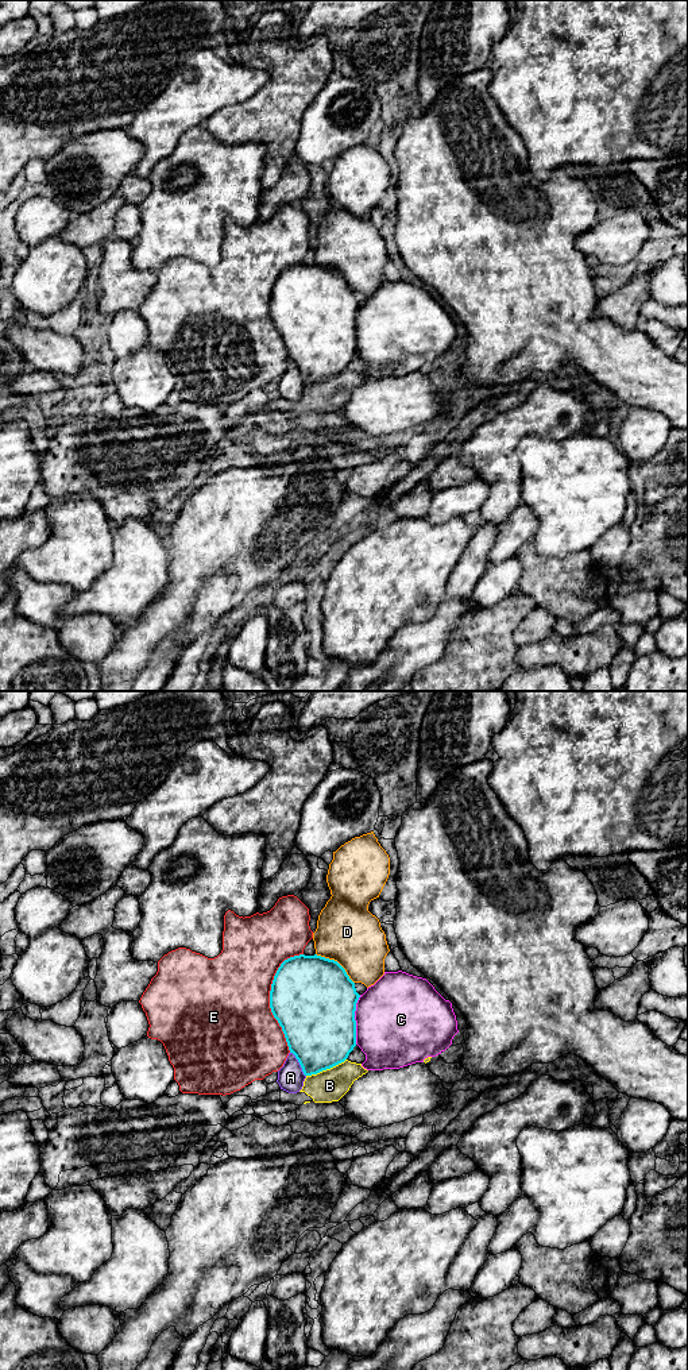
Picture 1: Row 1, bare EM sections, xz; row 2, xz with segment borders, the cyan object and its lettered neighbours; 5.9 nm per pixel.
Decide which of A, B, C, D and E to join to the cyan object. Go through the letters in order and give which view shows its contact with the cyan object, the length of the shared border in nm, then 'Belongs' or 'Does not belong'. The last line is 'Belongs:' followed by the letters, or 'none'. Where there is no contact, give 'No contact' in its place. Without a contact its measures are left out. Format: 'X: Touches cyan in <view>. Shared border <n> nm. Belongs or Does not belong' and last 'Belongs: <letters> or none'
A: Touches cyan in xz. Shared border 180 nm. Belongs
B: Touches cyan in xz. Shared border 260 nm. Does not belong
C: Touches cyan in xz. Shared border 300 nm. Does not belong
D: Touches cyan in xz. Shared border 300 nm. Does not belong
E: Touches cyan in xz. Shared border 600 nm. Does not belong
Belongs: A

